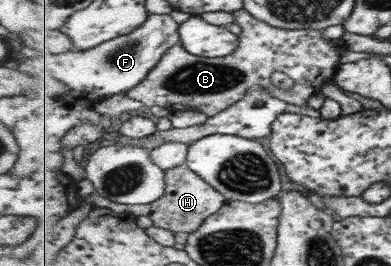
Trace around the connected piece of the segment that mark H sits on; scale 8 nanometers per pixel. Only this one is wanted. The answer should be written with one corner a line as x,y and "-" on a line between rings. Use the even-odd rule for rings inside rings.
180,165
169,169
165,176
167,189
162,198
144,205
118,203
118,207
116,207
116,203
114,203
113,211
118,214
147,215
154,226
190,234
198,231
210,215
216,214
228,202
220,191
211,187
201,175
196,174
188,166

